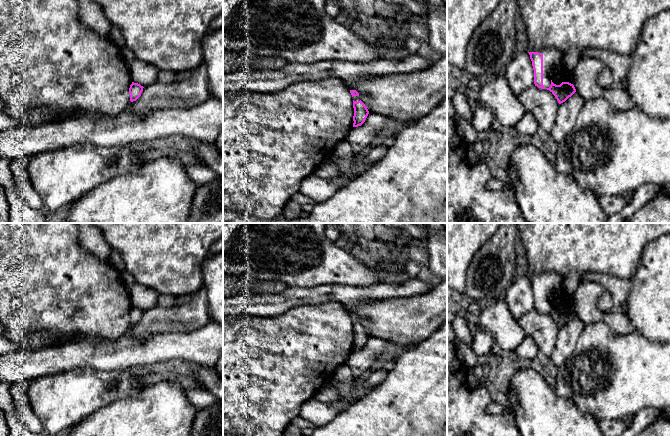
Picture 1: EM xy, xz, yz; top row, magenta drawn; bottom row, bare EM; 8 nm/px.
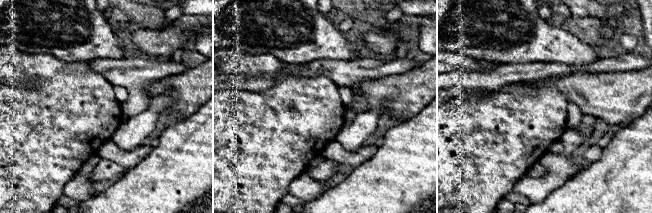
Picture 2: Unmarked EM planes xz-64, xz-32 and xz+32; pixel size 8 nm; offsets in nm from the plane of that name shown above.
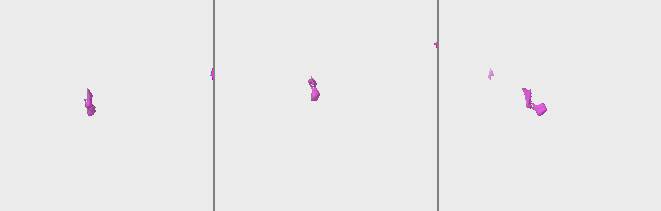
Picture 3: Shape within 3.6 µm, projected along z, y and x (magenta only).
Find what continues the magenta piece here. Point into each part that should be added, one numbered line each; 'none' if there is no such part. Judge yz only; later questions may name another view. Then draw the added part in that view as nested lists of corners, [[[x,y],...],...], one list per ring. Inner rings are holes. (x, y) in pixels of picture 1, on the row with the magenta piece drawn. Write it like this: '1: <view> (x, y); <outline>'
1: yz (551, 56); [[[544,48],[537,51],[543,54],[543,85],[544,88],[549,88],[551,85],[551,79],[549,75],[550,68],[562,60],[561,53],[554,48]]]

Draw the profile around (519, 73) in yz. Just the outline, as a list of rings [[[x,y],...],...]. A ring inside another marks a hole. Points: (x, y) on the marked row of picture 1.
[[[524,50],[514,56],[505,67],[505,78],[515,95],[534,86],[534,70],[529,53]]]

